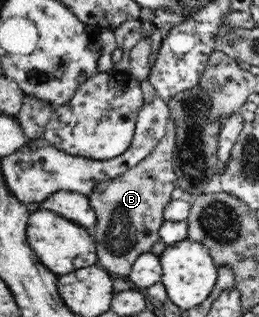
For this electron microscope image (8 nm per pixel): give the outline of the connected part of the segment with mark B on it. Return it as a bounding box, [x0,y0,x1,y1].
[87,120,178,278]

